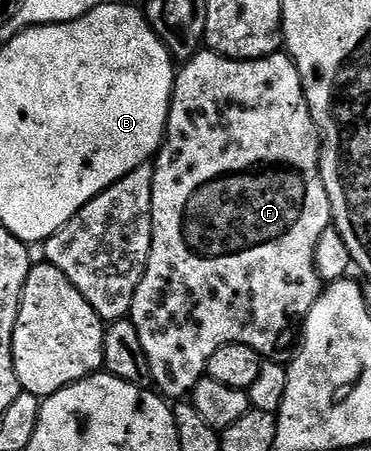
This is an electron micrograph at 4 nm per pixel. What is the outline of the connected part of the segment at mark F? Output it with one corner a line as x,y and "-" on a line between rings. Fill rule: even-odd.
202,49
184,64
176,72
173,80
173,96
171,97
171,105
169,106
169,120
165,126
165,141
161,144
161,150
155,156
155,166
153,167
153,188
151,189
151,221
153,222
153,236
151,237
151,253
149,260
145,266
143,277
139,281
139,289
135,289
135,297
133,304
129,310
128,318
132,319
135,325
135,333
139,333
139,345
143,345
143,353
147,357
147,365
149,366
148,378
153,379
152,386
166,400
181,401
192,392
193,387
200,379
206,378
205,370
207,369
207,361
211,361
211,353
215,353
215,349
219,349
223,345
231,345
238,343
239,345
251,345
251,349
255,349
263,357
273,357
277,351
277,346
281,343
281,338
289,331
289,326
293,322
304,320
305,314
315,305
315,301
321,297
323,284
320,277
317,276
317,270
313,264
315,257
315,245
319,241
319,237
323,237
323,233
330,230
333,222
333,214
331,213
331,205
327,197
327,189
321,180
321,136
318,132
315,121
309,112
309,103
305,100
303,93
303,85
301,78
297,72
297,66
288,54
278,53
276,55
268,55
265,59
227,59
223,55
217,55
214,51

